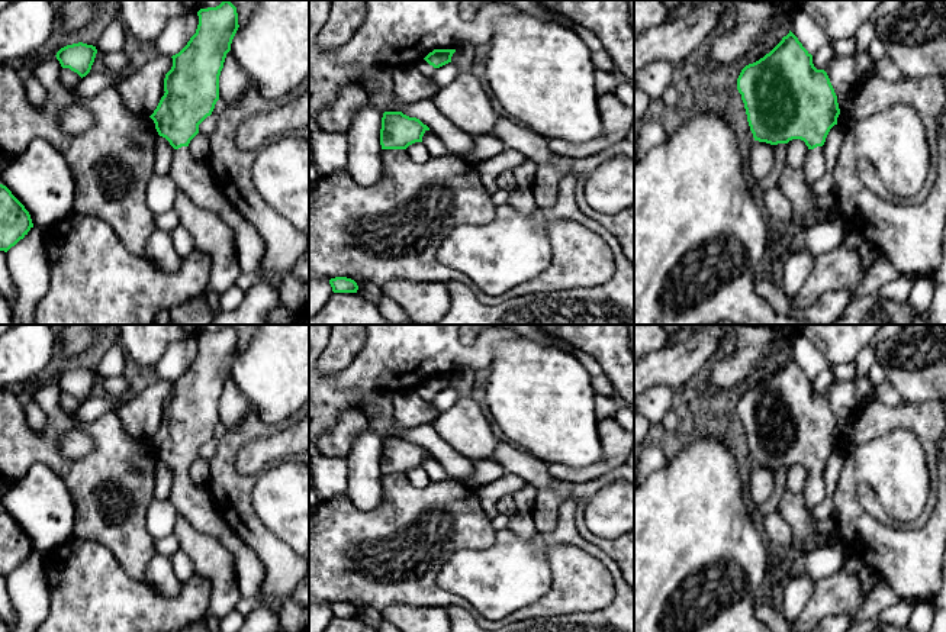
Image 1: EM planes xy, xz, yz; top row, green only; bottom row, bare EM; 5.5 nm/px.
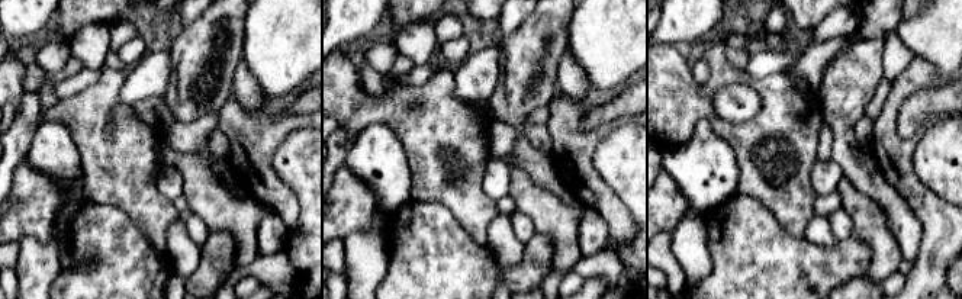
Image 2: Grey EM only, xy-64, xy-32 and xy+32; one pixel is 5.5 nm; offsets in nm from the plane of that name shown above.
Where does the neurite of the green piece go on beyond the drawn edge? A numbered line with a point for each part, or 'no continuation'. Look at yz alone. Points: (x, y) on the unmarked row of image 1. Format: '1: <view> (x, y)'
1: yz (814, 492)

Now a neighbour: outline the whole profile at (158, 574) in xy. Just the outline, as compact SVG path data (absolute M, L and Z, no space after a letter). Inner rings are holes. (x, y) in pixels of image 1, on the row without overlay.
M157 554L149 561L145 571L145 581L168 599L178 594L181 589L181 583L174 575L171 560L167 555Z

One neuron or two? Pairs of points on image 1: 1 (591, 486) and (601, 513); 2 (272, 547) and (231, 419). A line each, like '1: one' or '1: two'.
1: two
2: two

